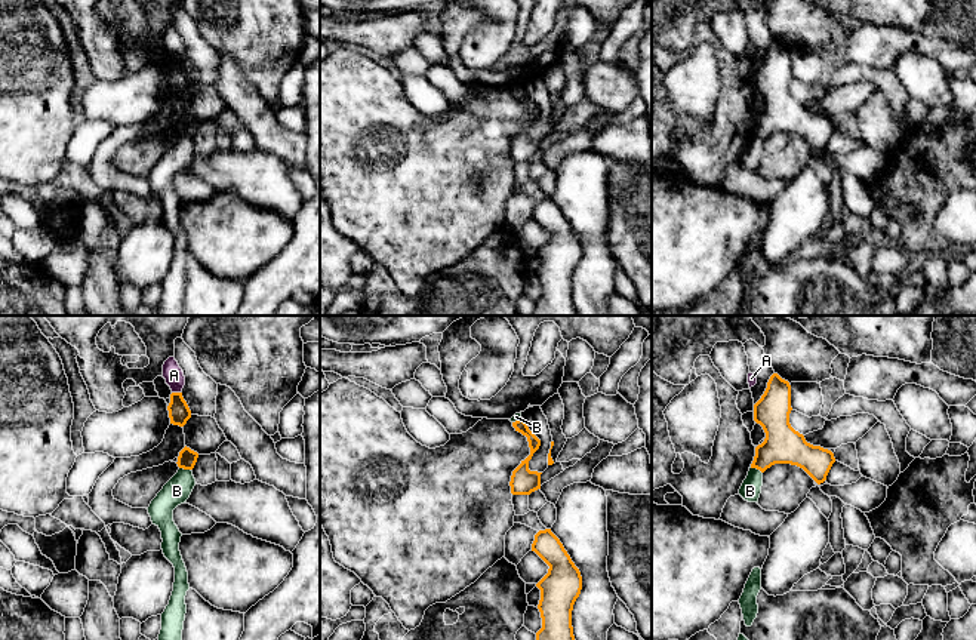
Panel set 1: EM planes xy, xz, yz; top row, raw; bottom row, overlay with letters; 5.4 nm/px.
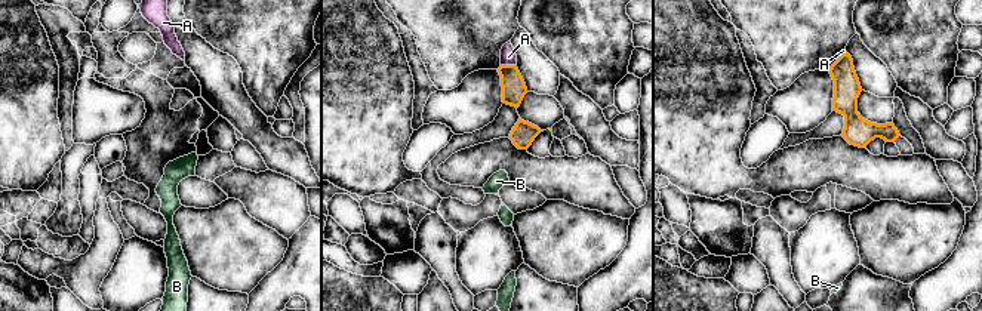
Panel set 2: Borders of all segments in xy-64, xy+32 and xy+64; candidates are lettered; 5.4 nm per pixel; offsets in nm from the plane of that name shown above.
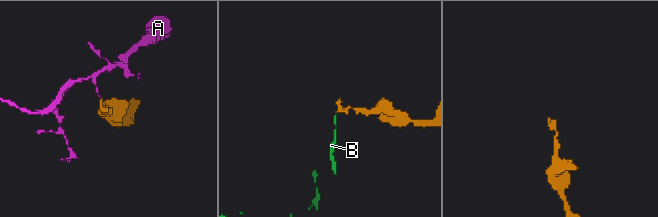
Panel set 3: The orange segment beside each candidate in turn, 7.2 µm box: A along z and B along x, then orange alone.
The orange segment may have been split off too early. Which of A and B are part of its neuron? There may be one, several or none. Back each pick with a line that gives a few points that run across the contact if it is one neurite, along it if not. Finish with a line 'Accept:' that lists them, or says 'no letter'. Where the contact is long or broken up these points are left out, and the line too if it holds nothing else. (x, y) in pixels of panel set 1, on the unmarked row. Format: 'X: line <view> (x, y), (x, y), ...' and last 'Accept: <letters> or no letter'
Accept: no letter

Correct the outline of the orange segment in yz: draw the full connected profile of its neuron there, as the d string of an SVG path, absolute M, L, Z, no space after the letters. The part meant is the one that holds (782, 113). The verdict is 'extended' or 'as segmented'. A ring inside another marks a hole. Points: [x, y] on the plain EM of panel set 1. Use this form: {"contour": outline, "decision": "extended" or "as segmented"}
{"contour": "M773 41L761 67L754 73L754 89L766 101L766 107L755 116L751 136L764 141L775 132L791 132L803 136L818 153L835 130L834 121L806 110L804 104L789 92L791 53Z", "decision": "as segmented"}

